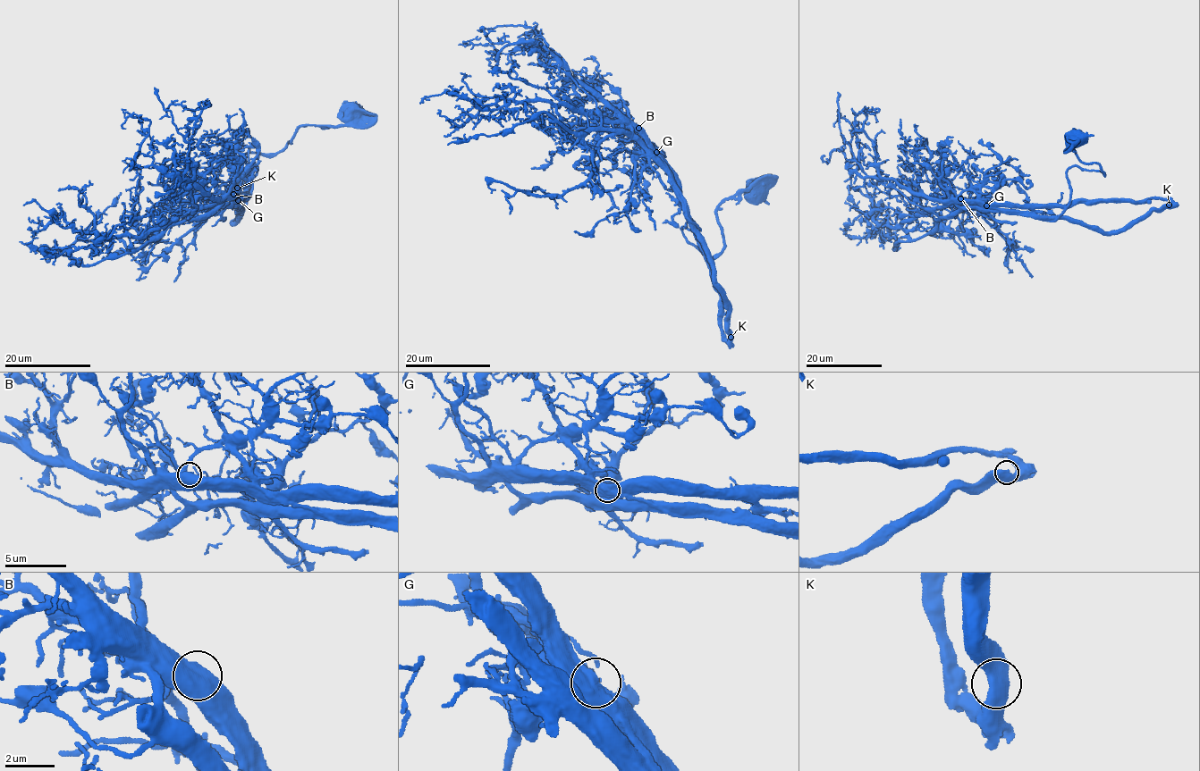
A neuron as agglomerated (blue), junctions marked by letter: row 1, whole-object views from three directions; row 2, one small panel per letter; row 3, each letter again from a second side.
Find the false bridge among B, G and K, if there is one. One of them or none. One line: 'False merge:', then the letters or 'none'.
False merge: none

